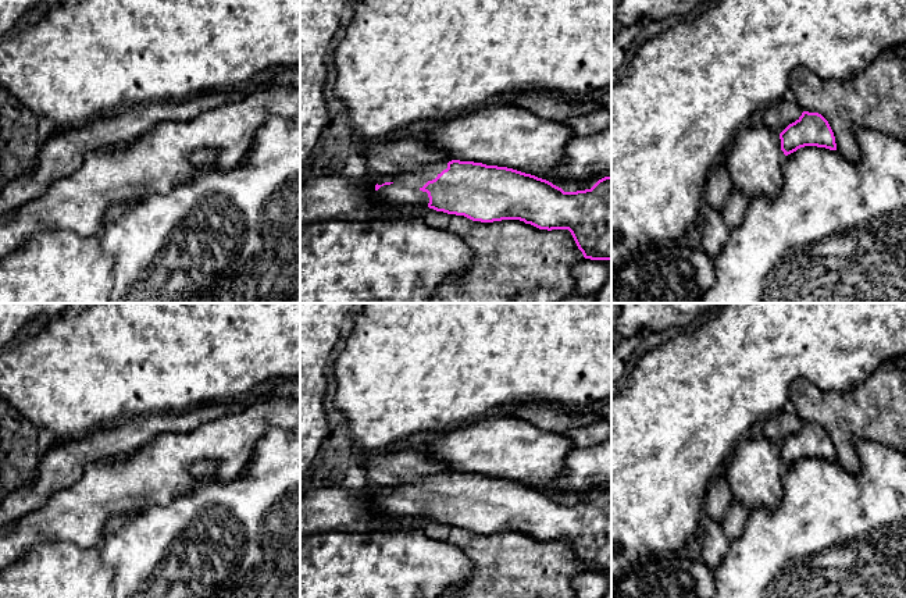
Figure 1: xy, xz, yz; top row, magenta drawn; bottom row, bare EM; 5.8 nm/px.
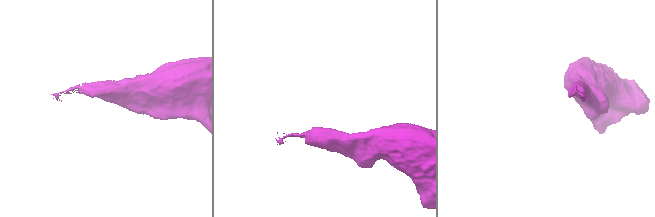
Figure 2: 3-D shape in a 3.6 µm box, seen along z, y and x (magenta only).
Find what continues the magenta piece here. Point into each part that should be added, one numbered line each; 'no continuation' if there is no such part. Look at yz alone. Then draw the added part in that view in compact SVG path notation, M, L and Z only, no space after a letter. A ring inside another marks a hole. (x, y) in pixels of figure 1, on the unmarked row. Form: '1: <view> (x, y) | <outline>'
no continuation

